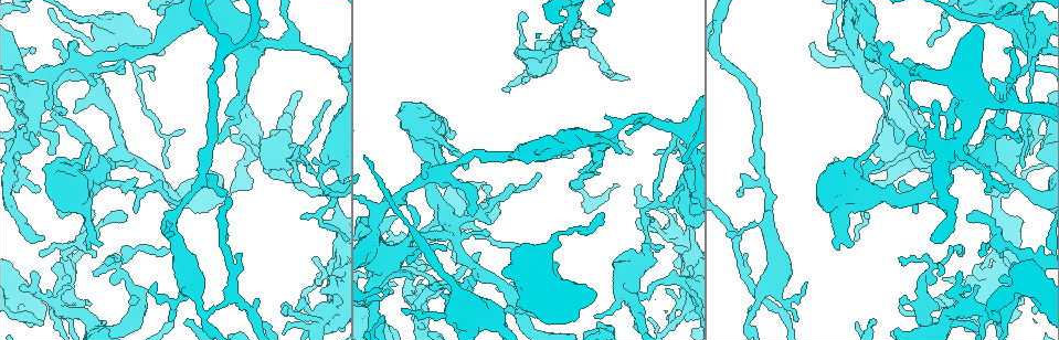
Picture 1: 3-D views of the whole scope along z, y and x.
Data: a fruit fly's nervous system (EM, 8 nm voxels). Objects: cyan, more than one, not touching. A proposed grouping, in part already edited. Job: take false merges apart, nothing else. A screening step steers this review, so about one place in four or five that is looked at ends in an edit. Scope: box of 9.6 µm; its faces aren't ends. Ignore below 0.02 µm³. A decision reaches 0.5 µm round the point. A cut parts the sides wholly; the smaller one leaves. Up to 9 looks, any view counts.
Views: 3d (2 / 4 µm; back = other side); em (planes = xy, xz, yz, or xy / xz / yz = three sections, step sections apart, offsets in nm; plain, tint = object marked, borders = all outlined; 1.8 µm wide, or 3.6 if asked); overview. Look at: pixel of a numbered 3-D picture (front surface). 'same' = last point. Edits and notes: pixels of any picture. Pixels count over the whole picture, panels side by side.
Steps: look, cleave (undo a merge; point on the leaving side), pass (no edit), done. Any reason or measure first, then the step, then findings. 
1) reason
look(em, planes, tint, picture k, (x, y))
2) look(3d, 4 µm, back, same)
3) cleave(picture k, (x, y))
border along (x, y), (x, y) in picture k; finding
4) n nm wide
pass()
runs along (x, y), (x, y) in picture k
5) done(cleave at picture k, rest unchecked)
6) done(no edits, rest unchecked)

abrupt turn
look(3d, 4 µm, picture 1, (334, 323))

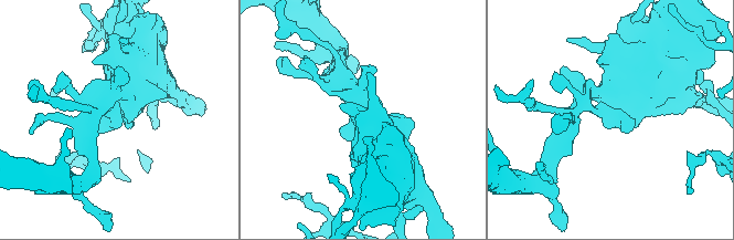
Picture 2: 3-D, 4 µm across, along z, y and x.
arms of 240, 700 nm; shape alone is not enough
look(em, 3.6 µm, planes, tint, picture 2, (614, 115))

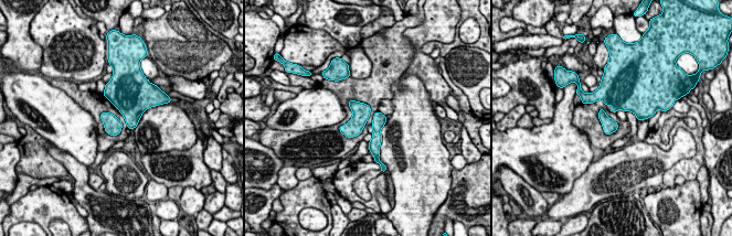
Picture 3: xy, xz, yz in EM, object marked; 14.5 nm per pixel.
pass()
runs along (351, 103), (377, 121), (374, 151) in picture 3; one cell here

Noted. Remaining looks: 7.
calibre changes
look(3d, 4 µm, picture 1, (645, 259))

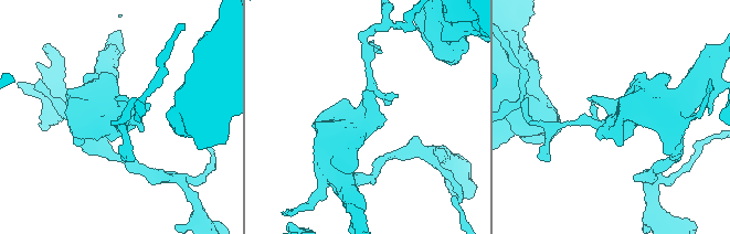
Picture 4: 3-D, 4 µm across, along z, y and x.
look(em, xy, step 8, tint, picture 4, (612, 125))

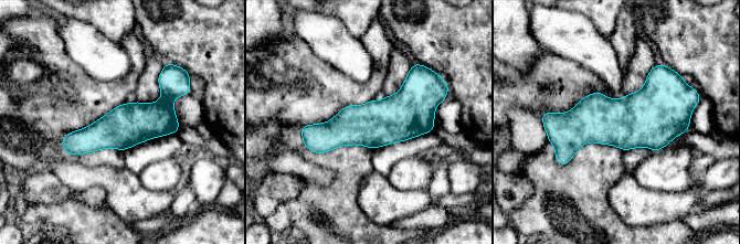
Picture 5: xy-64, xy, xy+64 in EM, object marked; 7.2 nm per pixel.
another direction
look(em, planes, tint, same)

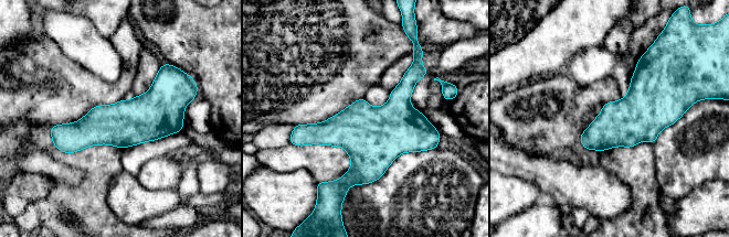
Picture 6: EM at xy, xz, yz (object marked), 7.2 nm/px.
pass()
runs along (181, 103), (123, 125), (53, 133) in picture 6; continuous, no second cell

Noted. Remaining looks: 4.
four arms meet
look(em, planes, tint, picture 1, (96, 161))

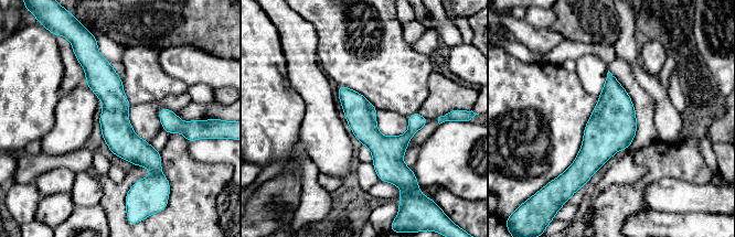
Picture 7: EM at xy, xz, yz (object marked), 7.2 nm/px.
pass()
runs along (94, 58), (116, 128), (155, 174) in picture 7; one cell here

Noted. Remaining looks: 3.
four or more arms meet
look(3d, 4 µm, picture 1, (44, 96))

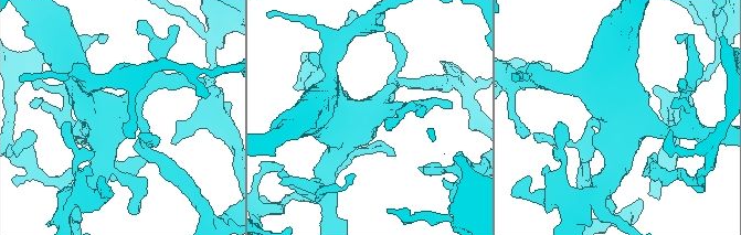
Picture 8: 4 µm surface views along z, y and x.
now the EM
look(em, 3.6 µm, planes, tint, picture 8, (126, 111))

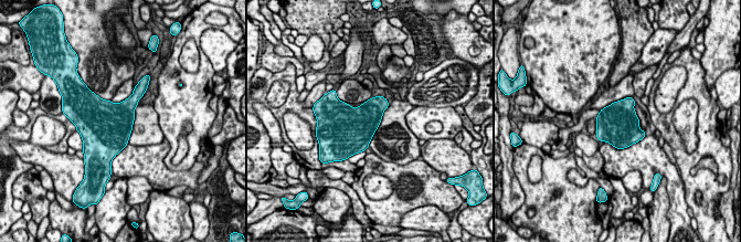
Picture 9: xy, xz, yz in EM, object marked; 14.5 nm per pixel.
pass()
continuous, no second cell

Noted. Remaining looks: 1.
done(no edits, rest unchecked)

